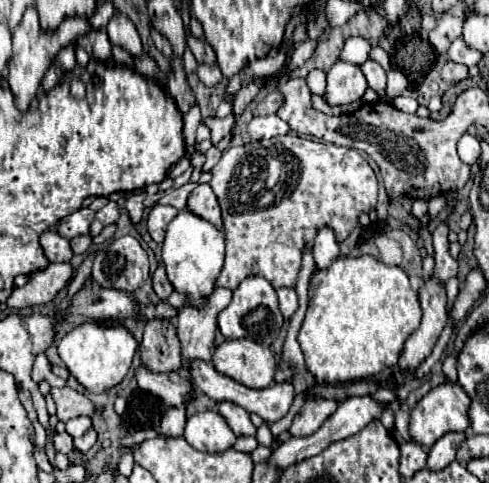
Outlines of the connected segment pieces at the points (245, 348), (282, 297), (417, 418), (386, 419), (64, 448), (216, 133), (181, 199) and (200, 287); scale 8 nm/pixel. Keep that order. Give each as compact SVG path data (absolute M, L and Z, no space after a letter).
M233 339L217 345L213 351L213 367L245 387L265 389L273 383L277 359L269 347L249 339Z
M281 287L281 289L277 289L277 295L279 295L279 309L281 309L283 317L289 321L291 315L297 311L297 293L295 293L295 289Z
M443 383L435 389L431 389L419 403L417 407L411 411L411 421L409 421L409 435L413 437L413 441L417 441L419 445L431 447L441 435L445 435L447 431L467 431L469 429L469 415L467 415L467 407L469 407L469 397L465 395L465 391L455 383Z
M395 399L383 411L380 421L383 423L384 427L387 428L387 430L392 430L394 428L395 412L400 406L401 401L399 399Z
M54 430L53 444L57 452L61 452L66 455L74 450L73 439L65 431L63 433L58 433Z
M229 113L225 119L217 119L217 117L209 117L209 119L201 119L201 123L205 123L211 131L211 141L213 145L217 145L231 129L233 129L233 123L235 123L235 113Z
M185 183L185 185L181 185L181 187L177 187L177 189L169 189L169 191L165 191L165 195L159 199L159 203L161 205L173 205L173 207L177 207L177 209L183 209L185 207L185 201L187 201L187 197L189 197L189 193L193 191L197 187L197 183Z
M183 209L177 213L177 217L169 223L167 237L163 241L163 265L167 271L167 277L175 291L185 295L185 305L193 305L201 309L205 305L209 293L215 289L215 281L223 267L223 255L225 255L225 239L223 231L213 227L209 221L193 215L189 209Z

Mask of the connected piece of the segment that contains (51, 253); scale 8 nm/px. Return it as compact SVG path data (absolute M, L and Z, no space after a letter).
M45 231L41 237L41 249L45 253L45 257L51 263L63 263L63 261L71 261L73 251L69 247L69 241L65 237L61 237L57 231Z

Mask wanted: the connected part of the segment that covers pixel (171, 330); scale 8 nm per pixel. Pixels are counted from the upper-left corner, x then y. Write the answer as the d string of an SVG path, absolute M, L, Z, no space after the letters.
M155 319L147 321L143 329L143 341L139 347L141 363L153 373L167 373L181 369L181 349L177 331L171 321Z

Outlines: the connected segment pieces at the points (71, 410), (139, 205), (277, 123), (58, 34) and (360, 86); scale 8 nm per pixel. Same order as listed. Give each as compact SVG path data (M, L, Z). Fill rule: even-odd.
M51 387L51 395L53 395L55 407L57 407L57 419L63 421L63 423L73 419L73 417L95 413L93 403L85 395L77 393L77 391L69 389L69 387L61 387L61 389Z
M139 191L139 193L133 193L131 197L127 197L127 201L125 201L125 207L127 207L133 223L137 223L141 219L141 215L143 215L143 209L145 209L143 201L145 201L145 197L147 197L147 193Z
M265 115L265 117L253 117L249 123L249 135L253 139L271 139L277 135L285 135L289 133L289 125L279 119L277 115Z
M27 7L19 27L13 31L13 55L11 55L11 63L9 63L9 87L13 91L17 109L21 109L21 111L29 109L29 103L37 95L37 89L41 85L41 79L43 79L45 71L53 63L53 57L65 45L73 43L73 39L77 35L89 33L89 29L91 29L91 25L89 25L89 21L85 17L71 17L71 19L65 19L59 25L57 31L41 31L37 9L35 7Z
M337 61L327 71L327 89L323 99L329 105L347 105L359 101L367 91L367 81L361 69L353 63Z

